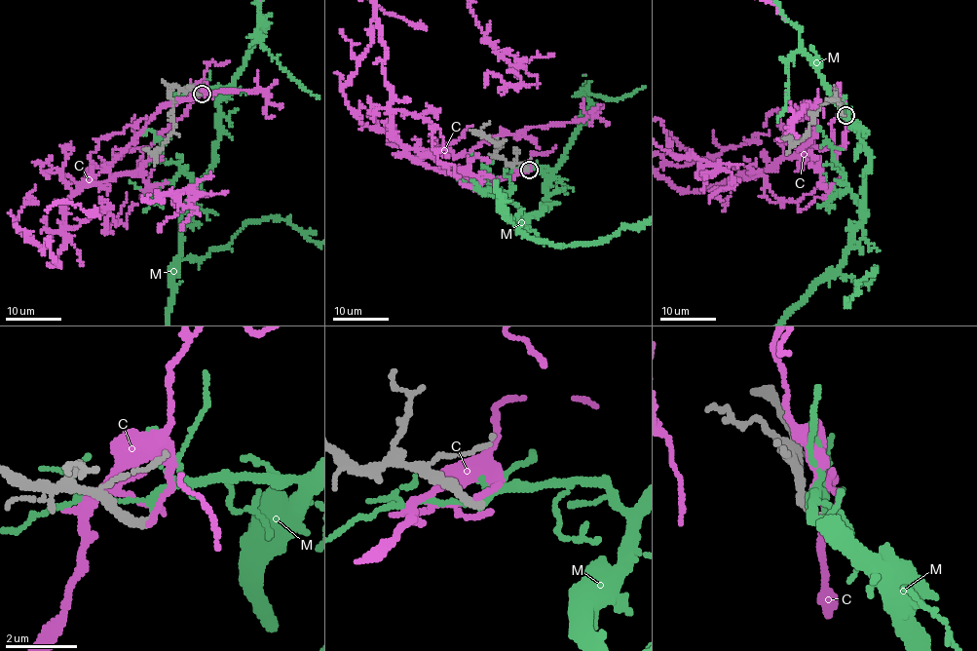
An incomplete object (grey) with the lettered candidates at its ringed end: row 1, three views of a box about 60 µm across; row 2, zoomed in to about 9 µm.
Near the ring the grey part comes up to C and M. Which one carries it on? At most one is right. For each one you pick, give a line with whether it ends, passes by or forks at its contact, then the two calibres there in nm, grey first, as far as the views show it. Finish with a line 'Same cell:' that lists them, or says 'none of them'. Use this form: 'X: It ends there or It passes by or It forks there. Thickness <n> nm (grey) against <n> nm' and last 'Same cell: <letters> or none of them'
M: It passes by. Thickness 280 nm (grey) against 160 nm
Same cell: M

